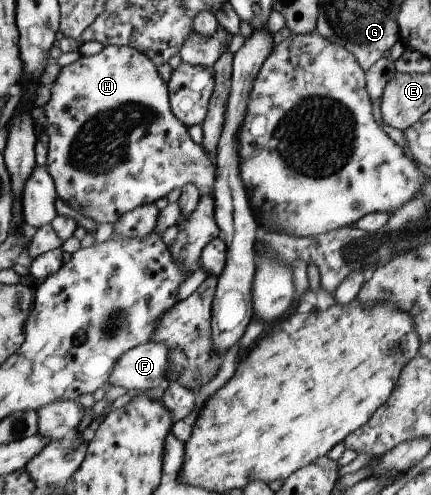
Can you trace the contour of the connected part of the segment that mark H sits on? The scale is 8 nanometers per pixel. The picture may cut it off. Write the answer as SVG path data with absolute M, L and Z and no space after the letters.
M104 46L102 50L95 55L85 56L80 54L75 62L60 67L58 75L52 82L48 101L44 104L45 110L45 129L47 133L47 152L44 167L54 184L56 197L65 202L69 208L72 208L84 218L91 218L96 225L104 223L113 223L122 214L133 210L136 206L147 203L154 203L155 200L165 196L173 188L181 188L185 184L193 184L195 188L207 186L211 188L212 182L215 182L215 164L211 158L205 154L205 150L200 144L193 143L187 134L187 127L179 122L171 112L169 106L166 82L163 81L156 66L138 50L133 50L129 46Z

